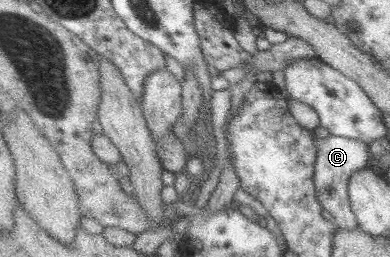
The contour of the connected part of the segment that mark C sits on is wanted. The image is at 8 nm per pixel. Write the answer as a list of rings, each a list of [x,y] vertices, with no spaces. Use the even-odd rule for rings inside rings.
[[[312,131],[312,138],[317,146],[317,161],[314,164],[314,176],[312,177],[317,201],[321,204],[322,209],[331,213],[332,220],[337,228],[353,229],[358,223],[350,204],[348,183],[353,172],[373,165],[369,144],[358,139],[331,134],[328,137],[321,138],[314,131]]]

